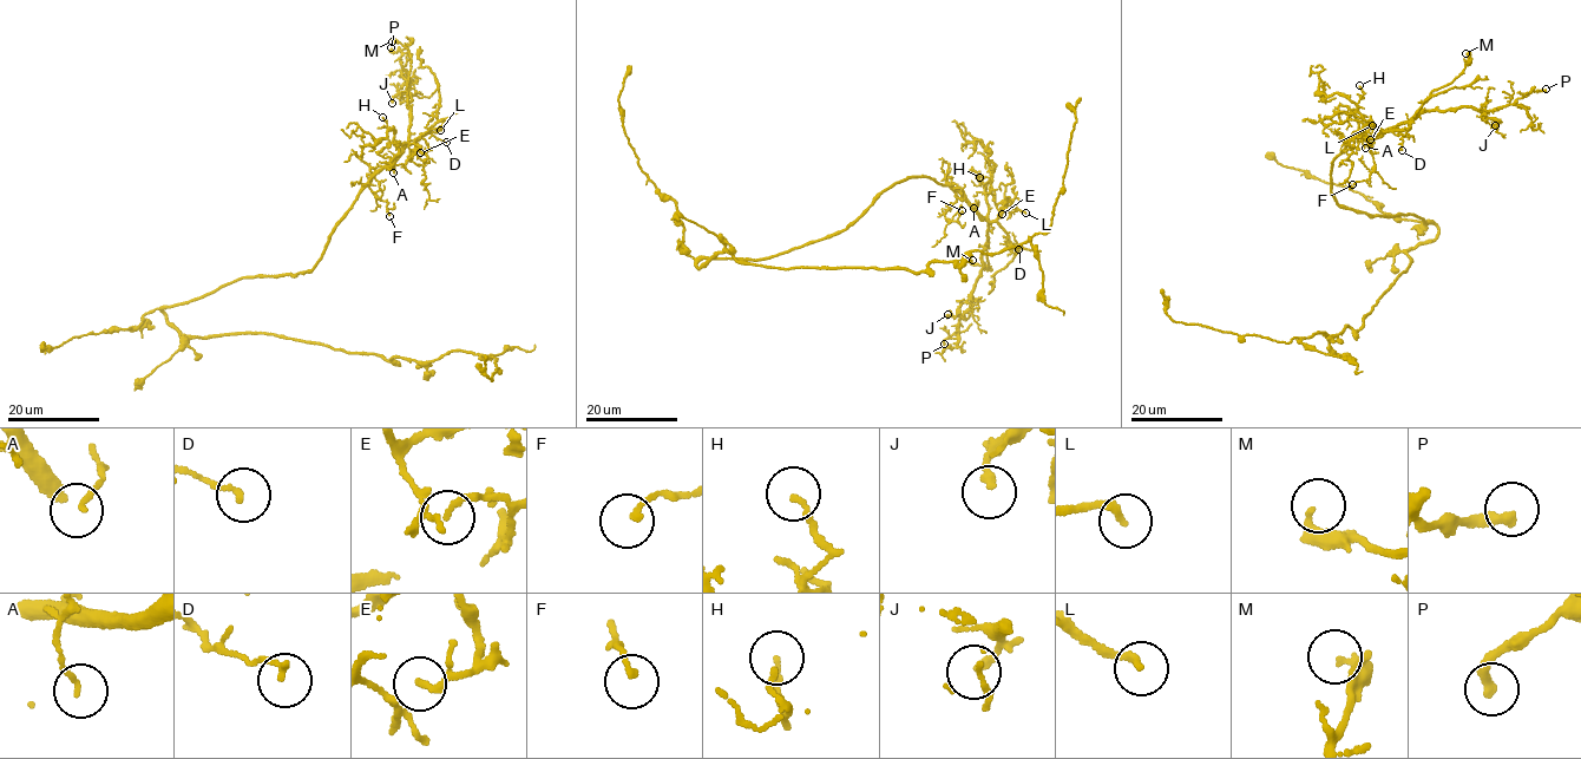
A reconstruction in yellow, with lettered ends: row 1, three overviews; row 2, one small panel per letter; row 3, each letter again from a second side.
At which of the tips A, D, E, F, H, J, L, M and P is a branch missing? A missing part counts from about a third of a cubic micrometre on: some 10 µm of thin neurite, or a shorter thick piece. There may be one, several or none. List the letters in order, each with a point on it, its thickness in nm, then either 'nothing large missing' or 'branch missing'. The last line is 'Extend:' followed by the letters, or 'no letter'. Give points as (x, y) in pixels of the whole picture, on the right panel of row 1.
A: (1365, 148) | 130 nm | nothing large missing
D: (1402, 150) | 160 nm | nothing large missing
E: (1370, 139) | 90 nm | nothing large missing
F: (1352, 184) | 150 nm | nothing large missing
H: (1359, 85) | 120 nm | nothing large missing
J: (1495, 125) | 200 nm | nothing large missing
L: (1372, 125) | 200 nm | nothing large missing
M: (1465, 53) | 300 nm | nothing large missing
P: (1546, 89) | 280 nm | nothing large missing
Extend: no letter

